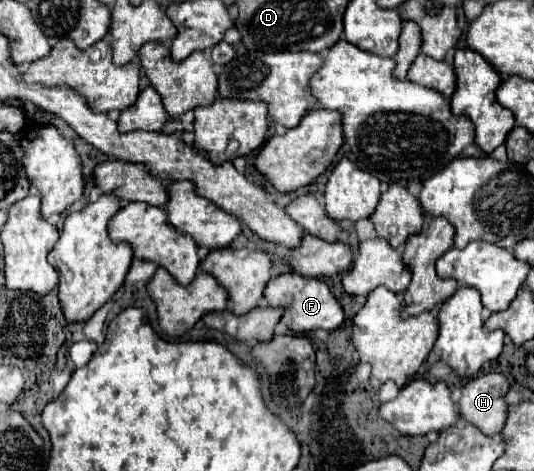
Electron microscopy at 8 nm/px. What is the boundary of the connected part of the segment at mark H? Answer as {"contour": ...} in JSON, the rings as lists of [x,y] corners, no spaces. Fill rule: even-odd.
{"contour":[[[486,373],[470,379],[458,401],[460,417],[474,423],[486,435],[500,433],[508,417],[504,401],[508,389],[510,383],[502,373]]]}

